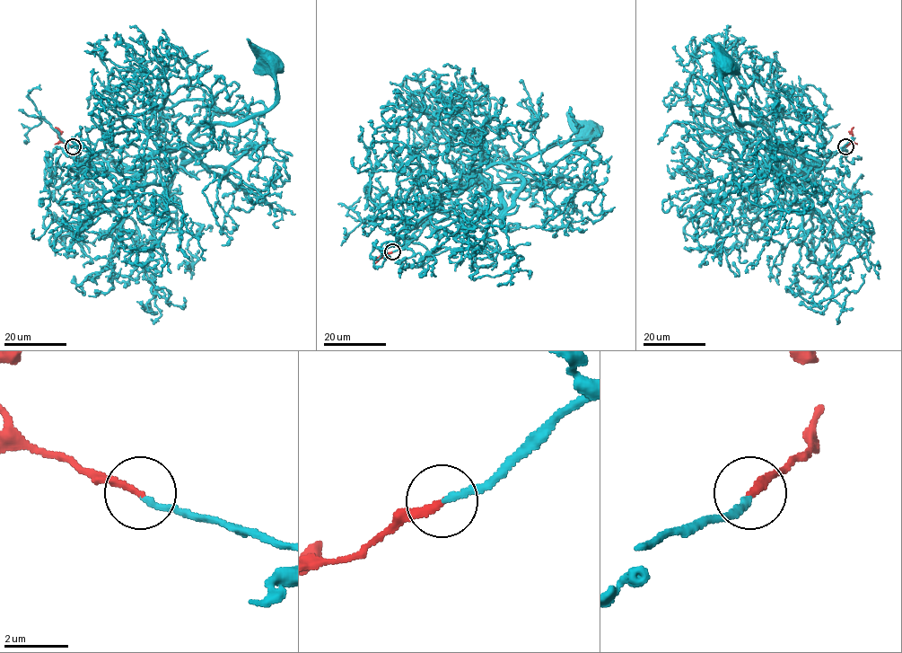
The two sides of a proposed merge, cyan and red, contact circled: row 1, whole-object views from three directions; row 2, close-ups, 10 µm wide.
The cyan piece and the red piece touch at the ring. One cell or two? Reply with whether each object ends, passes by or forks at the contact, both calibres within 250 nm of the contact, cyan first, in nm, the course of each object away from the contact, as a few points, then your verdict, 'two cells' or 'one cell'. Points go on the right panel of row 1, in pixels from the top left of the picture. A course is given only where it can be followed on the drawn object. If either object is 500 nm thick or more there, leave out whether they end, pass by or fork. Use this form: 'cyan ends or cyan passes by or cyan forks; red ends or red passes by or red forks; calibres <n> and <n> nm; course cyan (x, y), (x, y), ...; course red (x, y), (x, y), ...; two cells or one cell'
cyan ends; red ends; calibres 180 and 200 nm; course cyan (845, 147), (794, 172), (772, 154), (786, 144), (818, 163), (773, 147), (762, 127), (735, 118), (726, 65); course red (845, 146), (851, 142), (853, 127); one cell

